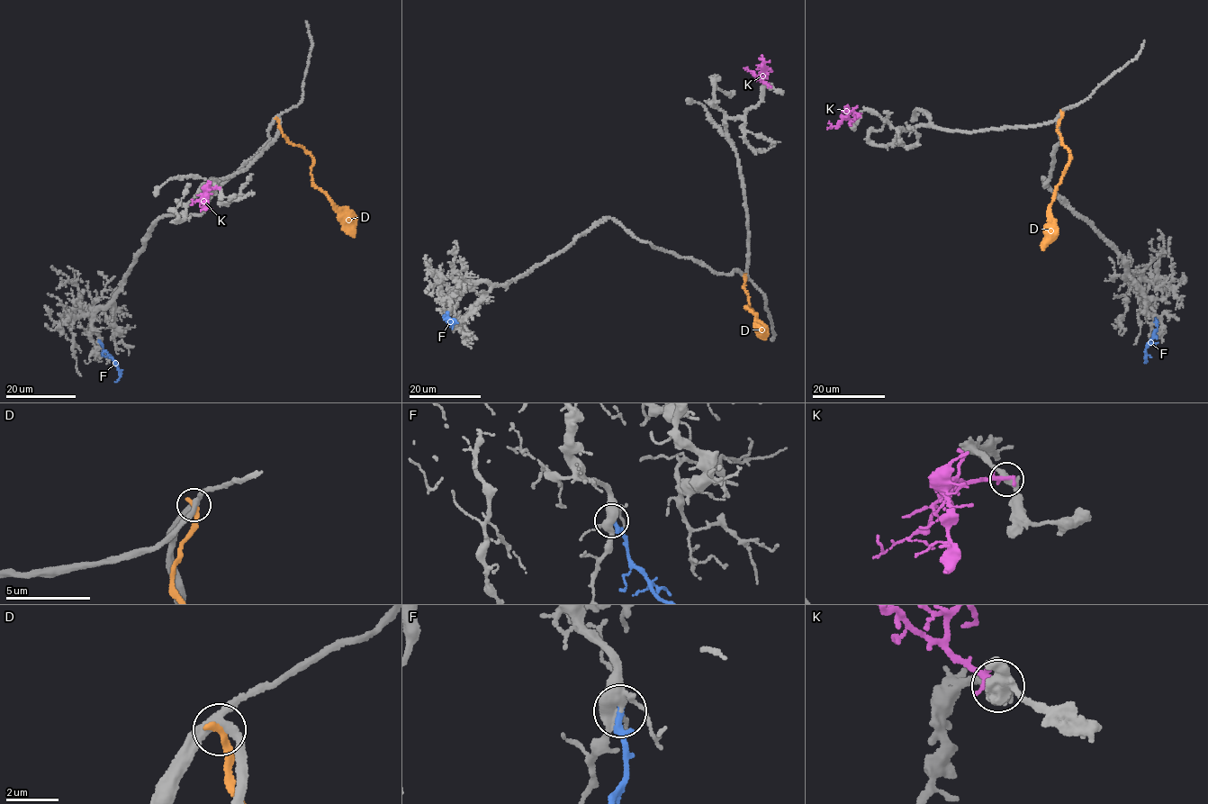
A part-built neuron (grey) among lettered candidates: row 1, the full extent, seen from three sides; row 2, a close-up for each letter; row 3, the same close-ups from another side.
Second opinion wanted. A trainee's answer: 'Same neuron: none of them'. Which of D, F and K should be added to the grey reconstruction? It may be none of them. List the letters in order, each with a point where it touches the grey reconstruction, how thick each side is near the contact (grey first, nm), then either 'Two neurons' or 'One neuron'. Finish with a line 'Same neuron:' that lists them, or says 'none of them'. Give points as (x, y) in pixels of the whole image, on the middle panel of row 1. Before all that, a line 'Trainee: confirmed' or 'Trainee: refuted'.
Trainee: refuted
D: Touches grey at (745, 276). Thickness 320 nm (grey) against 320 nm. Two neurons
F: Touches grey at (446, 312). Thickness 440 nm (grey) against 300 nm. One neuron
K: Touches grey at (770, 86). Thickness 400 nm (grey) against 320 nm. Two neurons
Same neuron: F

